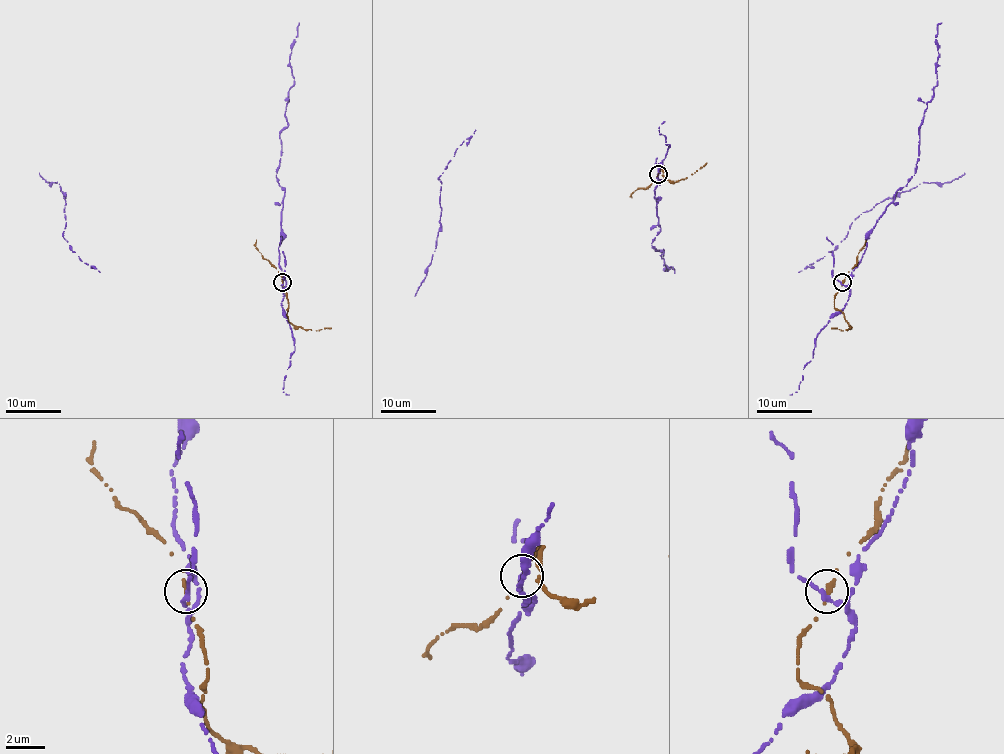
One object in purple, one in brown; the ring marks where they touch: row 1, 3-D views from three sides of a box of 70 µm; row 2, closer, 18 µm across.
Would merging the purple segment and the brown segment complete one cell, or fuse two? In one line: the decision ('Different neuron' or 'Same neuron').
Different neuron

